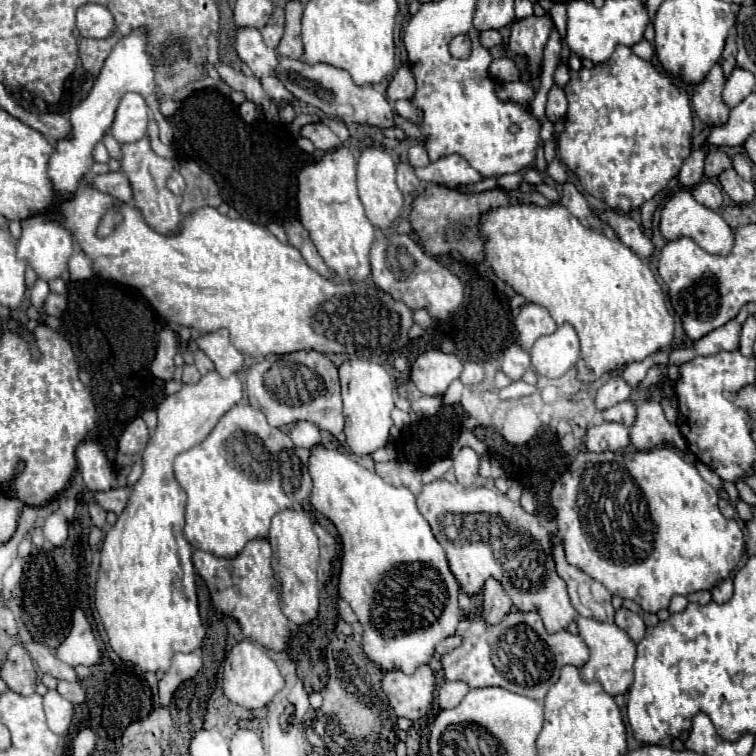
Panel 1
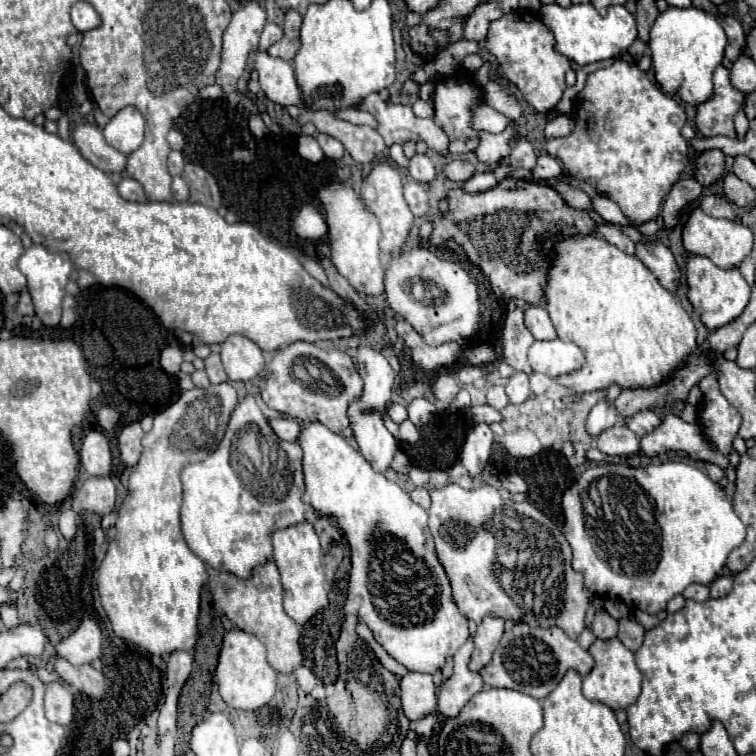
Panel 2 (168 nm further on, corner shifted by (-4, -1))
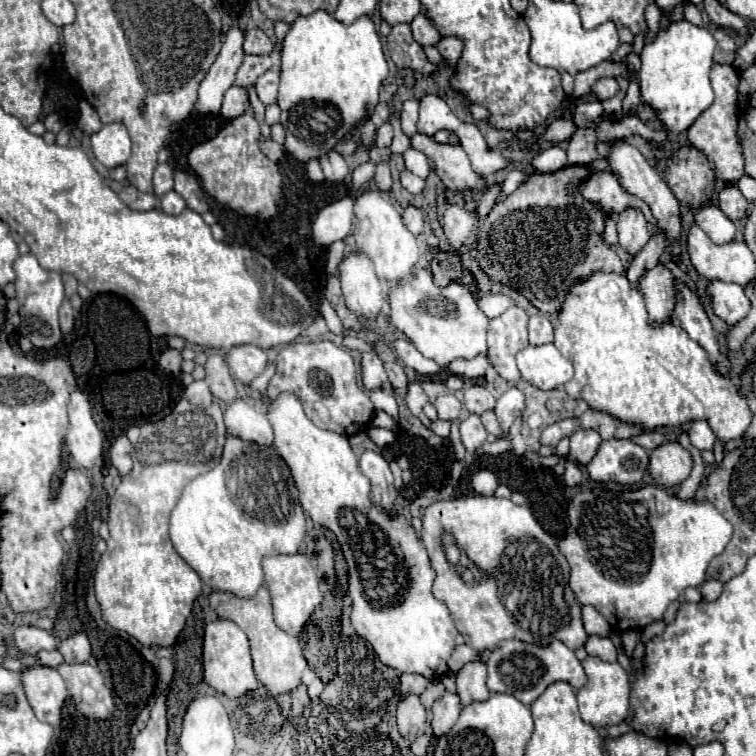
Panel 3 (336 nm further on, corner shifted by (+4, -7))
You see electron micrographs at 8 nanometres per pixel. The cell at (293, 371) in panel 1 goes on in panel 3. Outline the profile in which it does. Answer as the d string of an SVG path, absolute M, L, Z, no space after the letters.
M328 340L306 344L296 342L280 350L276 356L276 374L264 392L264 400L272 402L282 392L292 392L302 402L306 416L316 426L342 436L352 436L368 428L374 414L370 396L356 382L352 356Z

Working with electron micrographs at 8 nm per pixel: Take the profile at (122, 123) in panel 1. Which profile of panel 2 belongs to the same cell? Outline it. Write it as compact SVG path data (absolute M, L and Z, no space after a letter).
M124 108L104 126L102 134L112 148L130 154L144 140L144 118L136 108Z

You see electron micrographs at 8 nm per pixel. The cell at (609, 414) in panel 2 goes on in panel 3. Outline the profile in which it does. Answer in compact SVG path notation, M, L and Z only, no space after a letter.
M576 430L570 436L570 454L576 462L580 464L588 464L592 460L592 456L596 454L598 446L600 446L602 438L596 430Z

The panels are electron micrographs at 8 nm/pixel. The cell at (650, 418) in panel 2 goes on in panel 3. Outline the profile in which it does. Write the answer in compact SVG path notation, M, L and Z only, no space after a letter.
M644 430L642 434L634 436L632 440L634 440L638 446L642 446L642 448L652 450L652 448L656 448L658 444L662 444L666 438L664 438L660 432L656 432L656 430Z

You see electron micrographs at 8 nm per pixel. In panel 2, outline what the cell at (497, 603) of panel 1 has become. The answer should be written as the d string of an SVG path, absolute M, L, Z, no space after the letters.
M492 616L484 618L484 622L478 626L478 632L474 638L476 654L472 654L472 660L468 664L468 668L472 672L478 672L490 664L490 658L502 638L502 634L504 634L504 620L502 618L492 618Z

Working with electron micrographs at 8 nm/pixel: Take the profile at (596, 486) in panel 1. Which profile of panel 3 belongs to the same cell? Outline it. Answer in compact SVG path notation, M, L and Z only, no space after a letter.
M598 484L598 486L592 486L592 488L580 488L576 492L576 496L572 498L572 502L568 506L568 514L566 514L566 536L560 540L558 546L560 546L560 552L566 556L566 560L570 564L570 588L574 588L578 602L594 606L610 622L610 626L616 632L624 632L624 630L642 630L650 622L662 620L662 614L668 608L668 604L674 602L688 586L702 586L704 580L706 580L706 570L708 570L710 560L726 548L732 534L734 534L732 524L708 500L702 500L702 502L698 502L694 498L682 500L682 498L678 498L678 496L670 494L668 490L658 488L658 486L644 486L640 490L616 492L616 490L606 488L604 484Z

